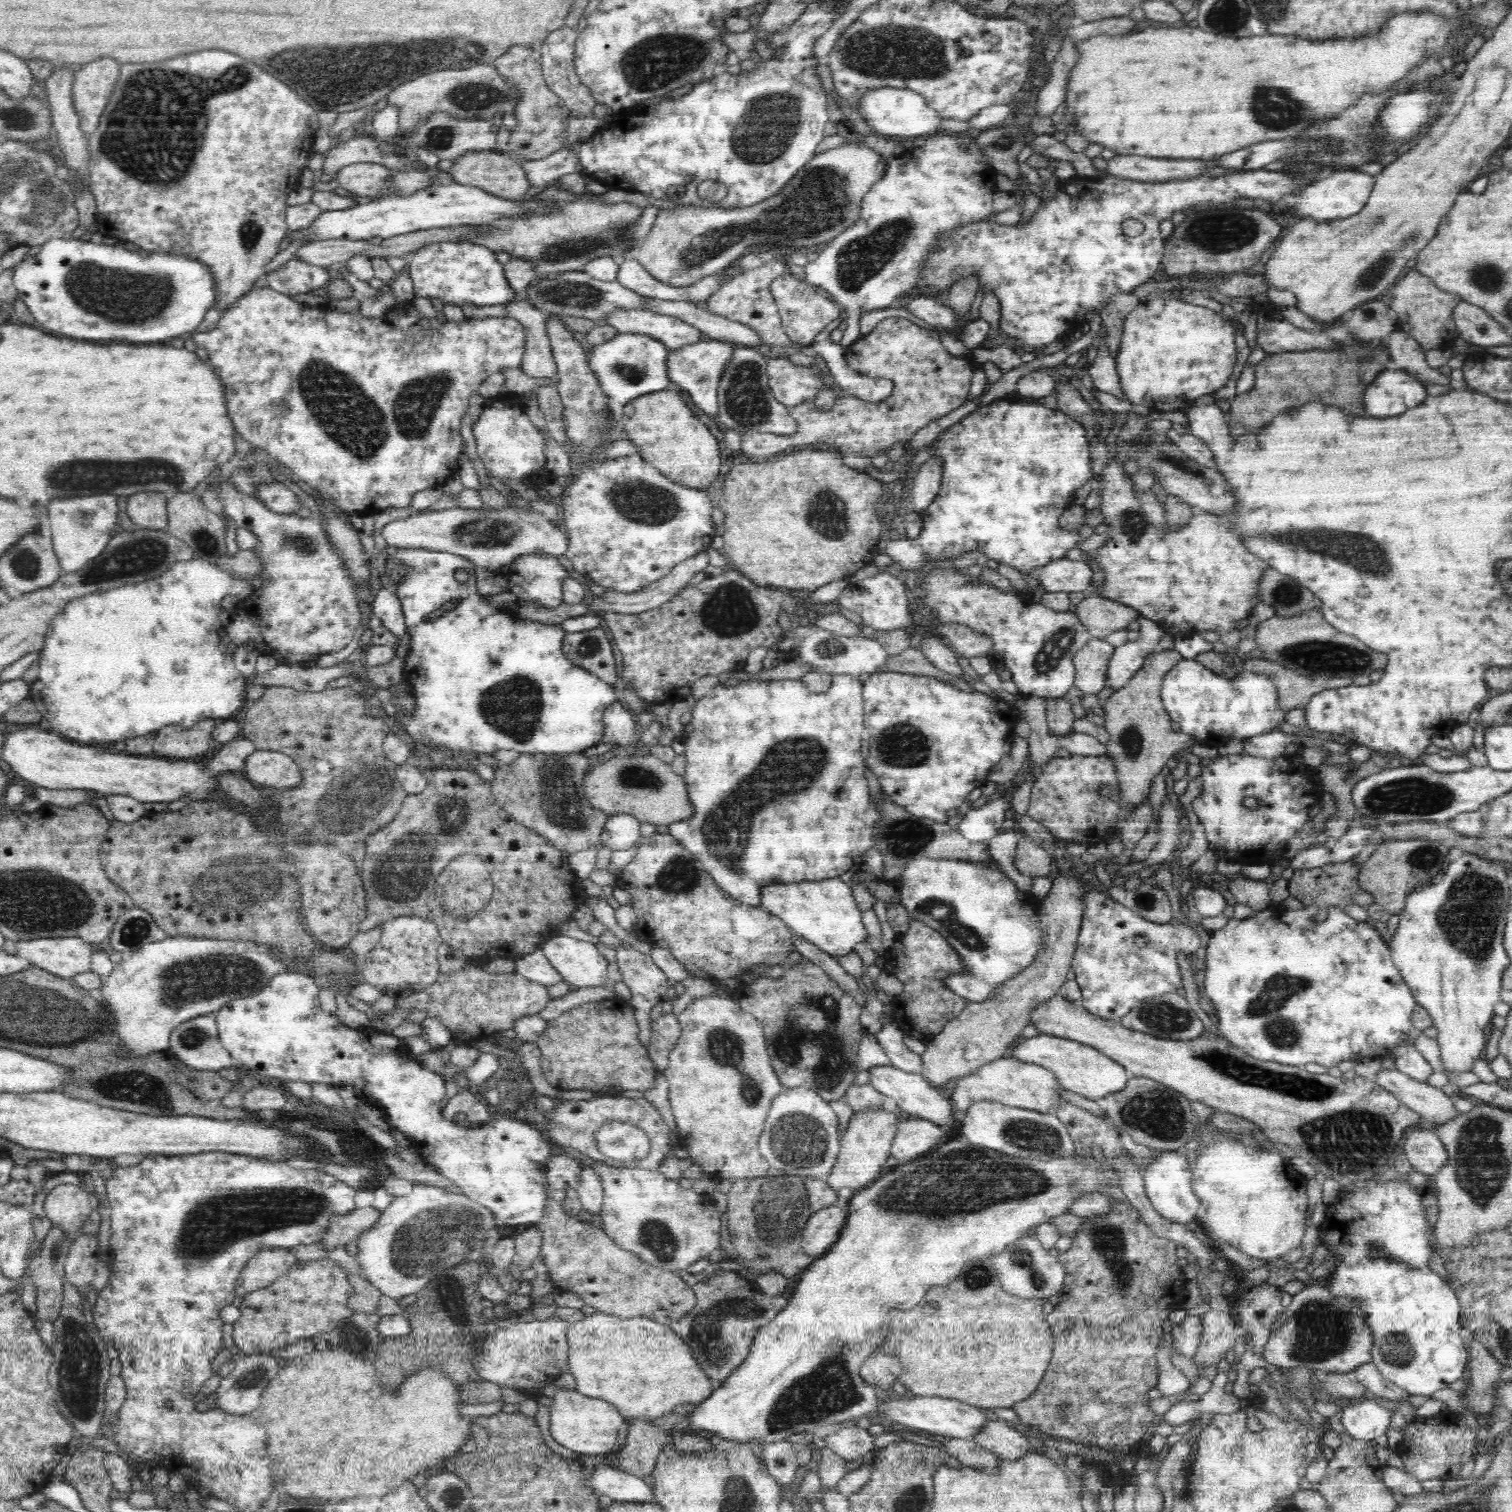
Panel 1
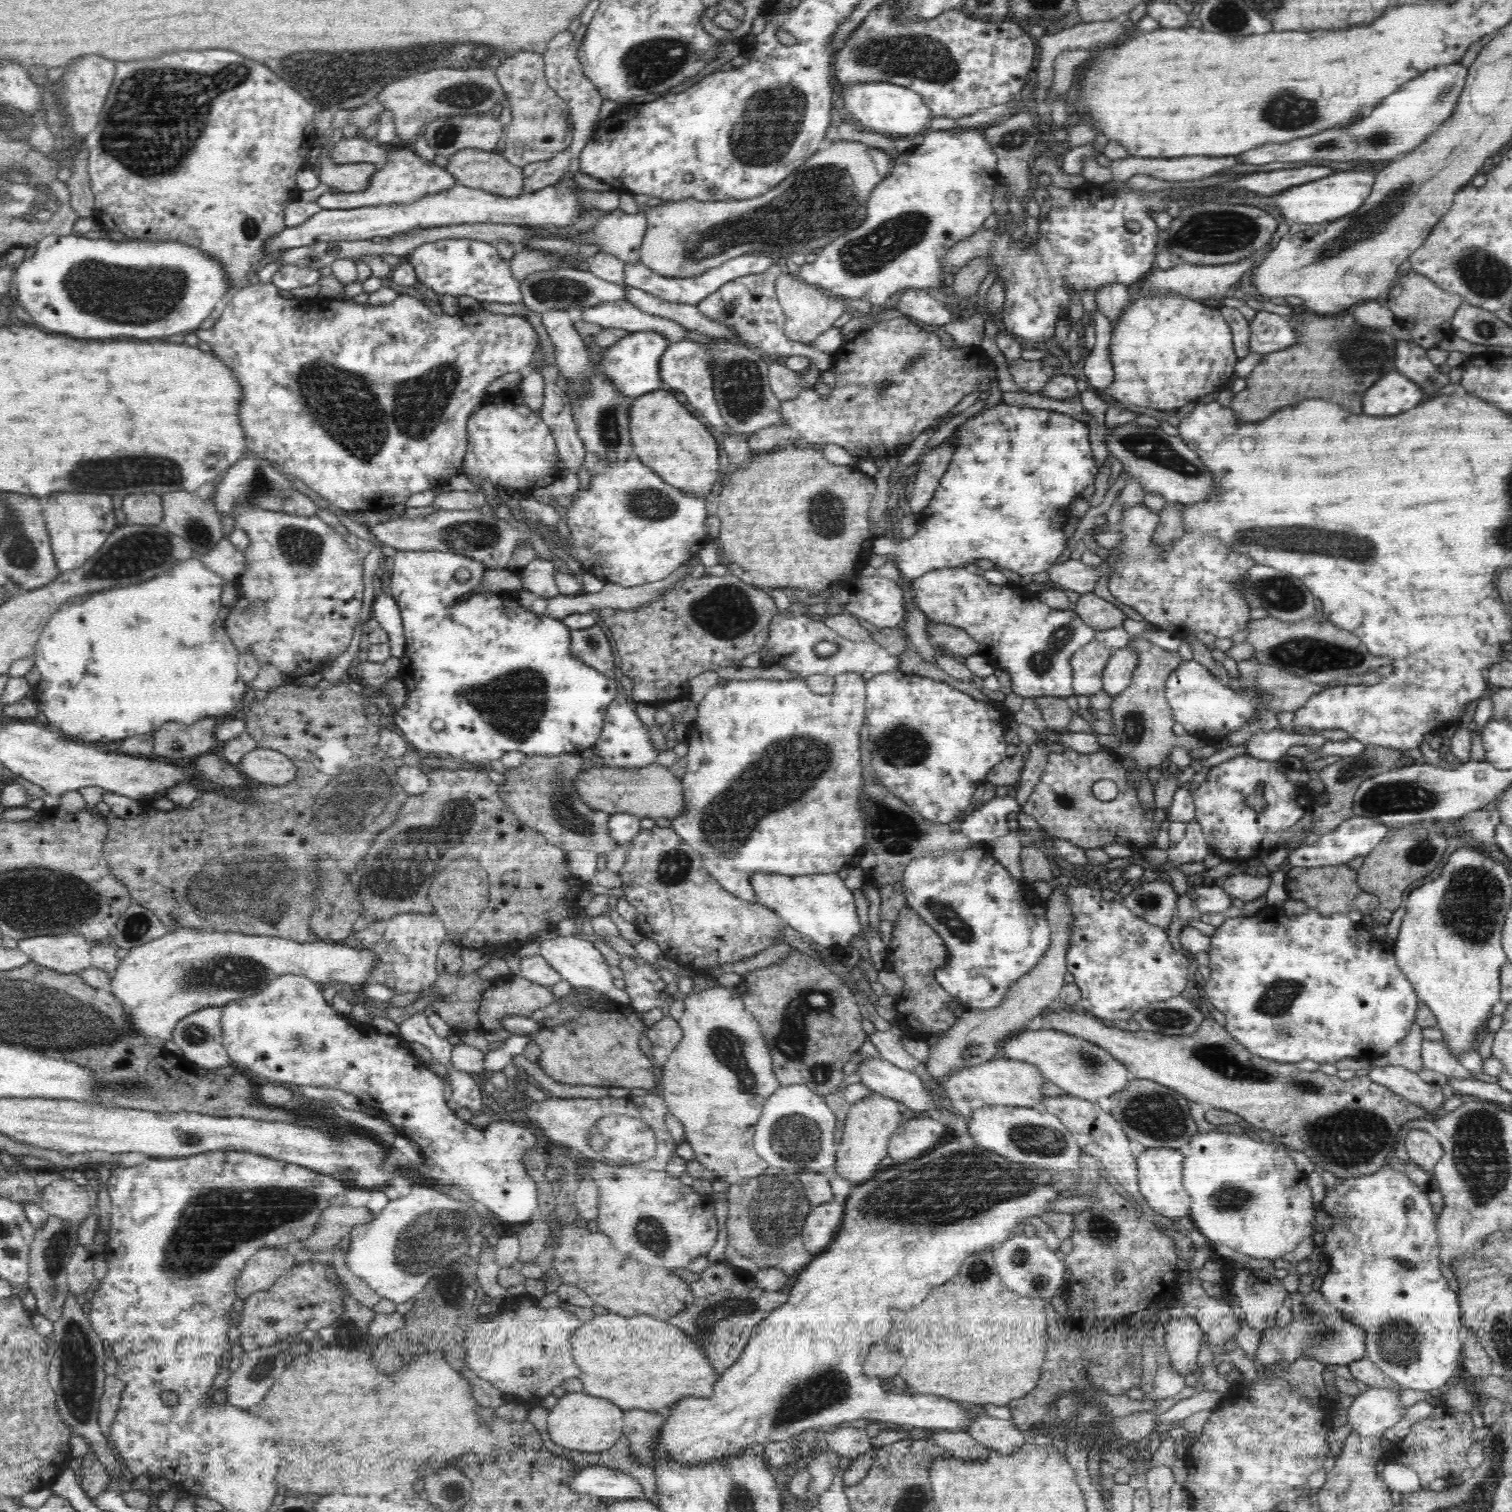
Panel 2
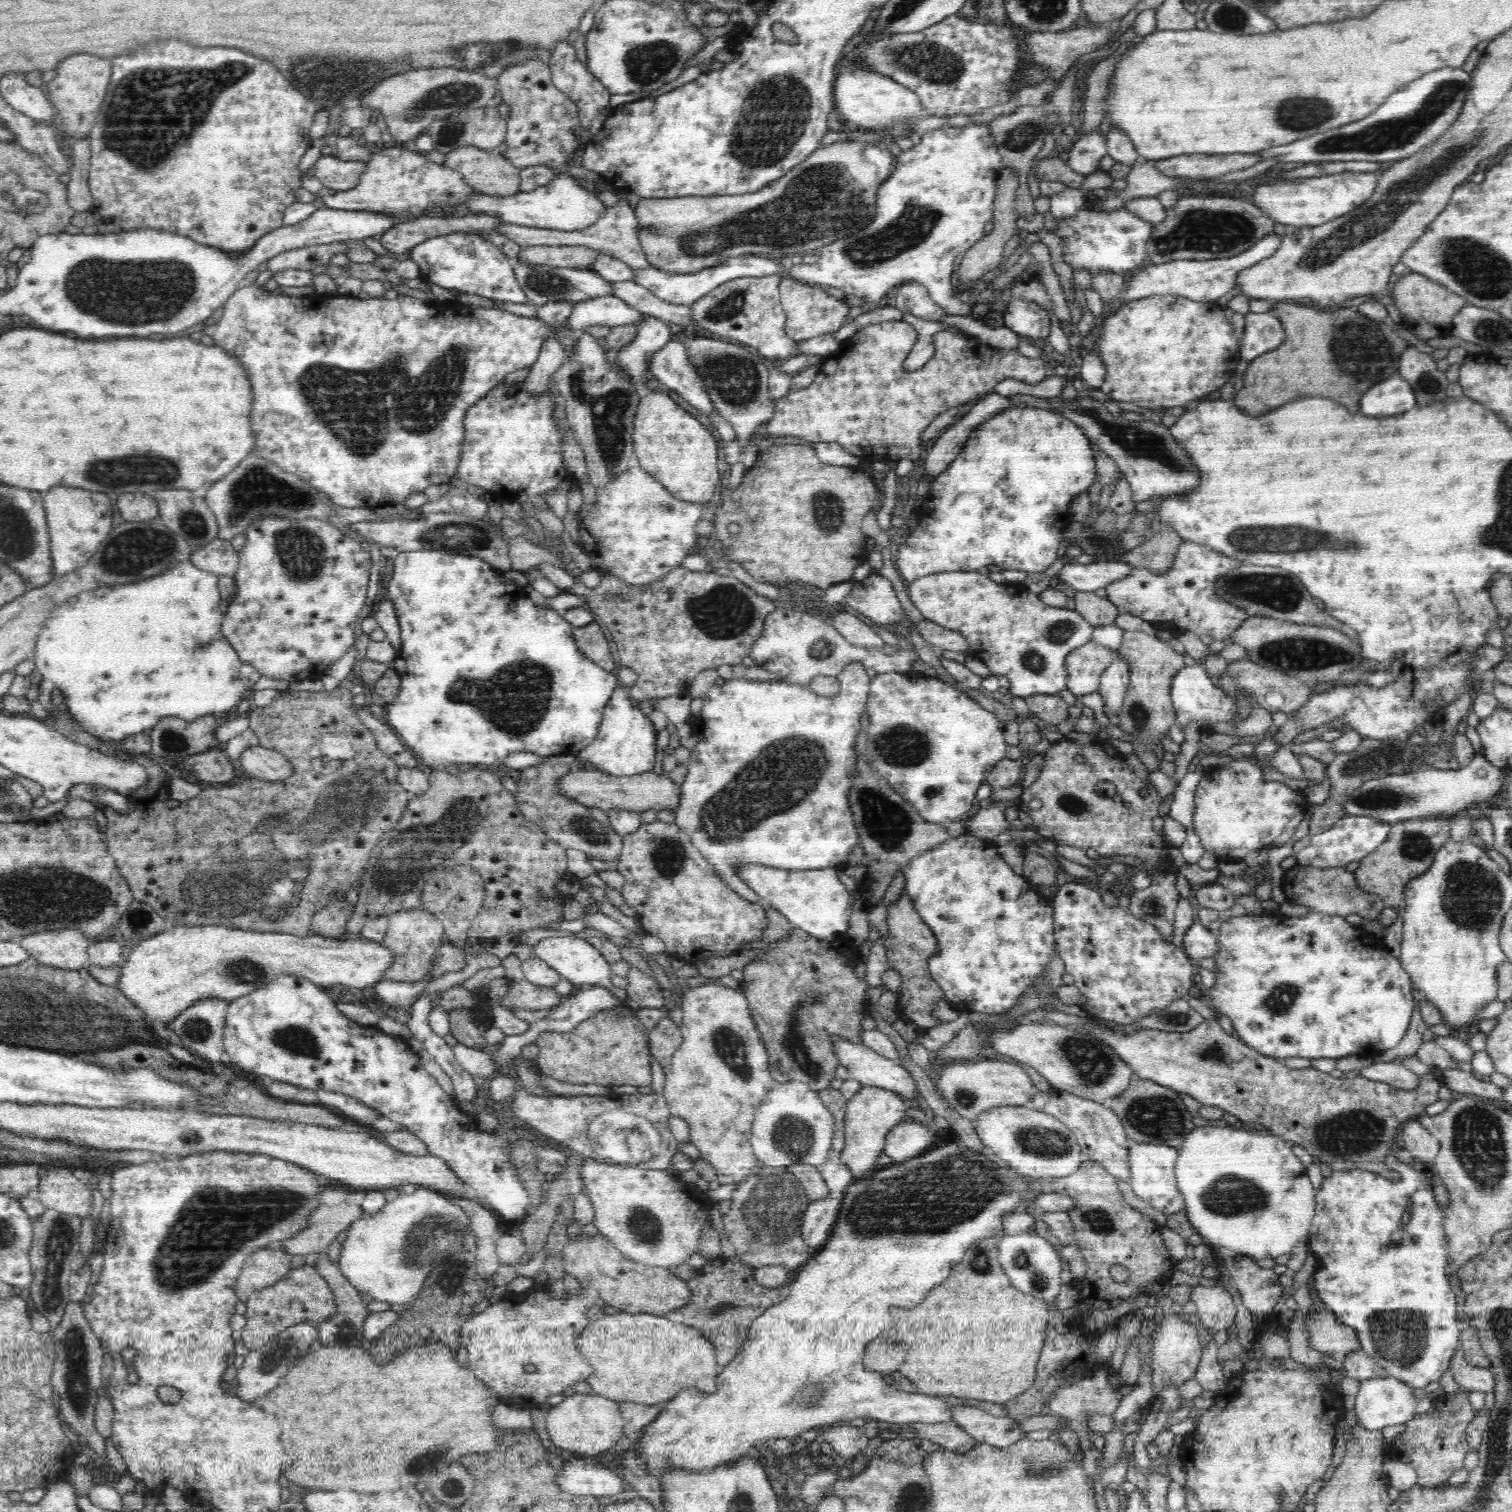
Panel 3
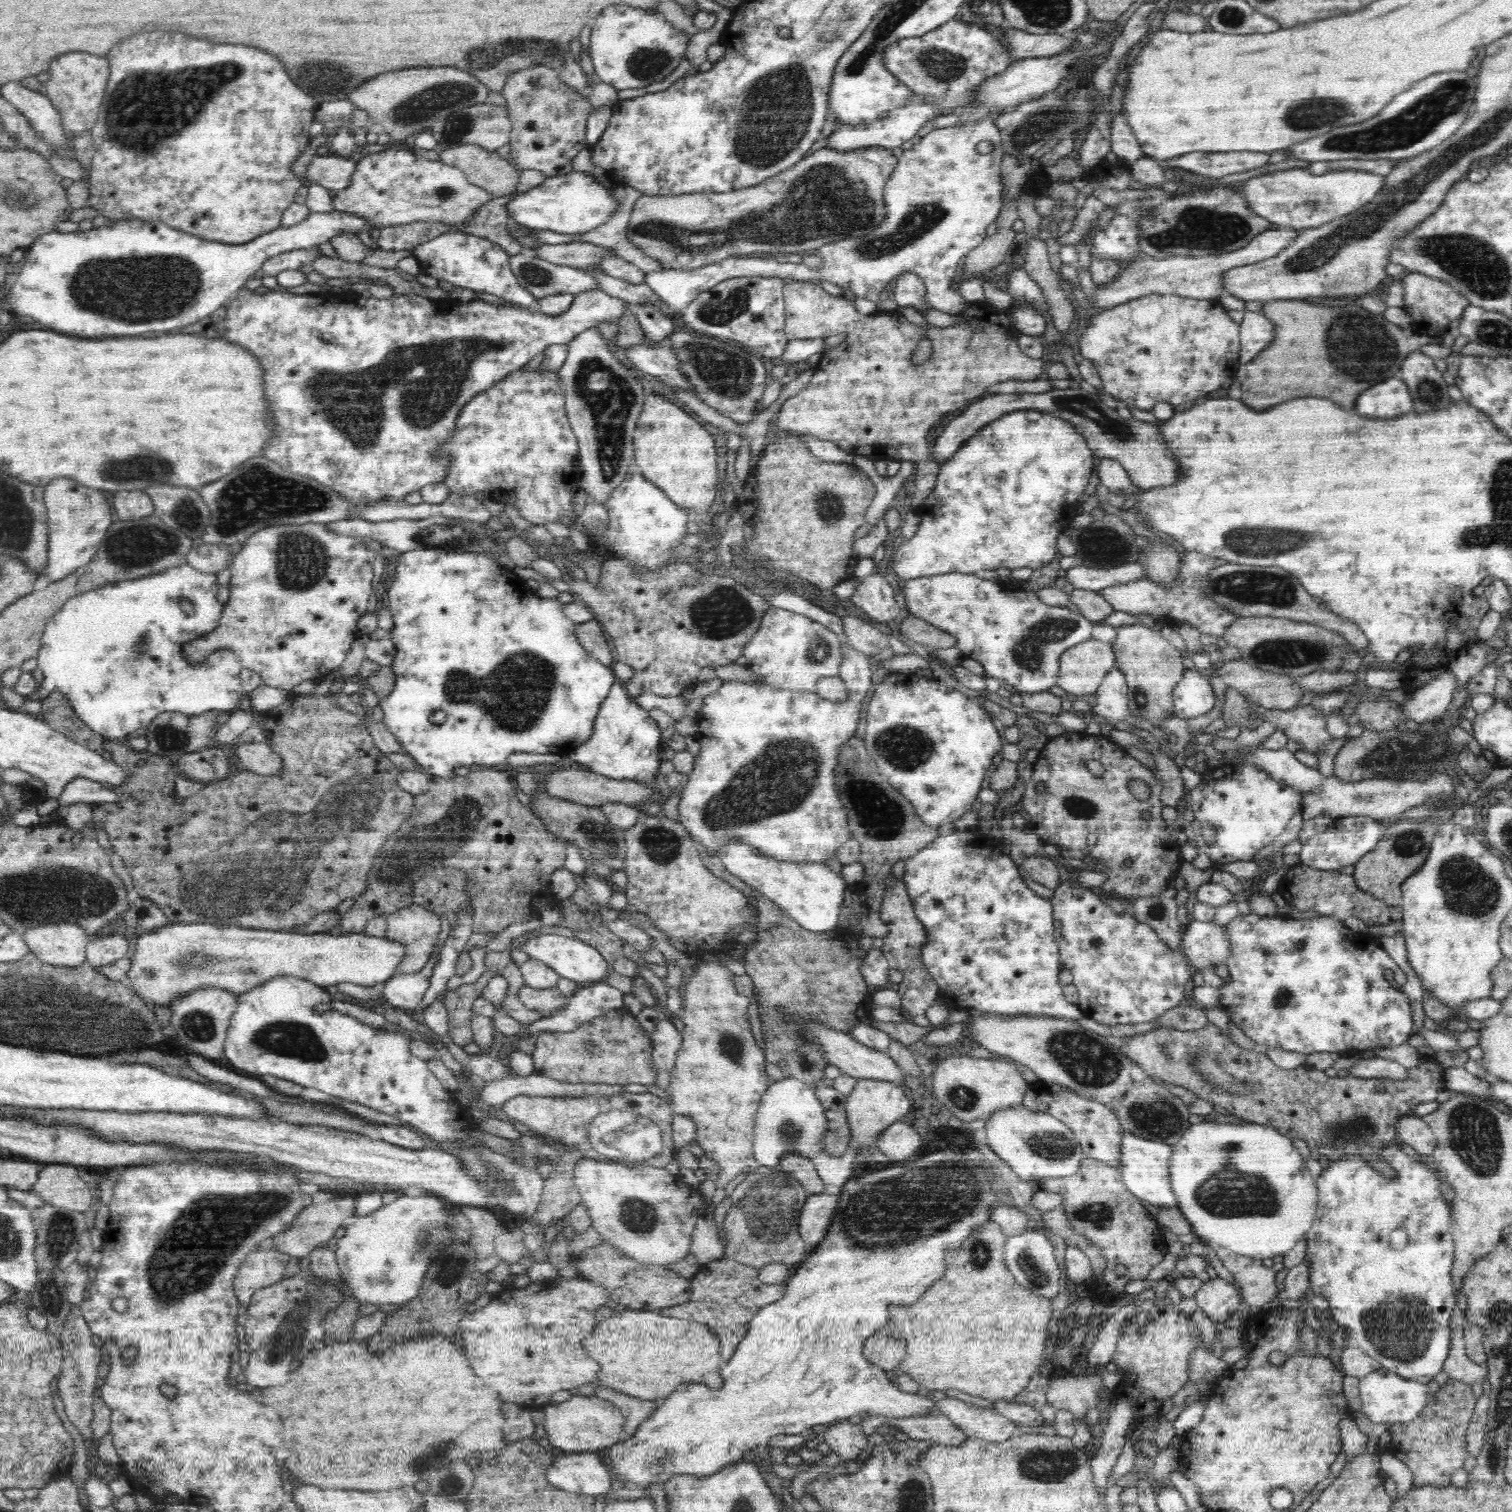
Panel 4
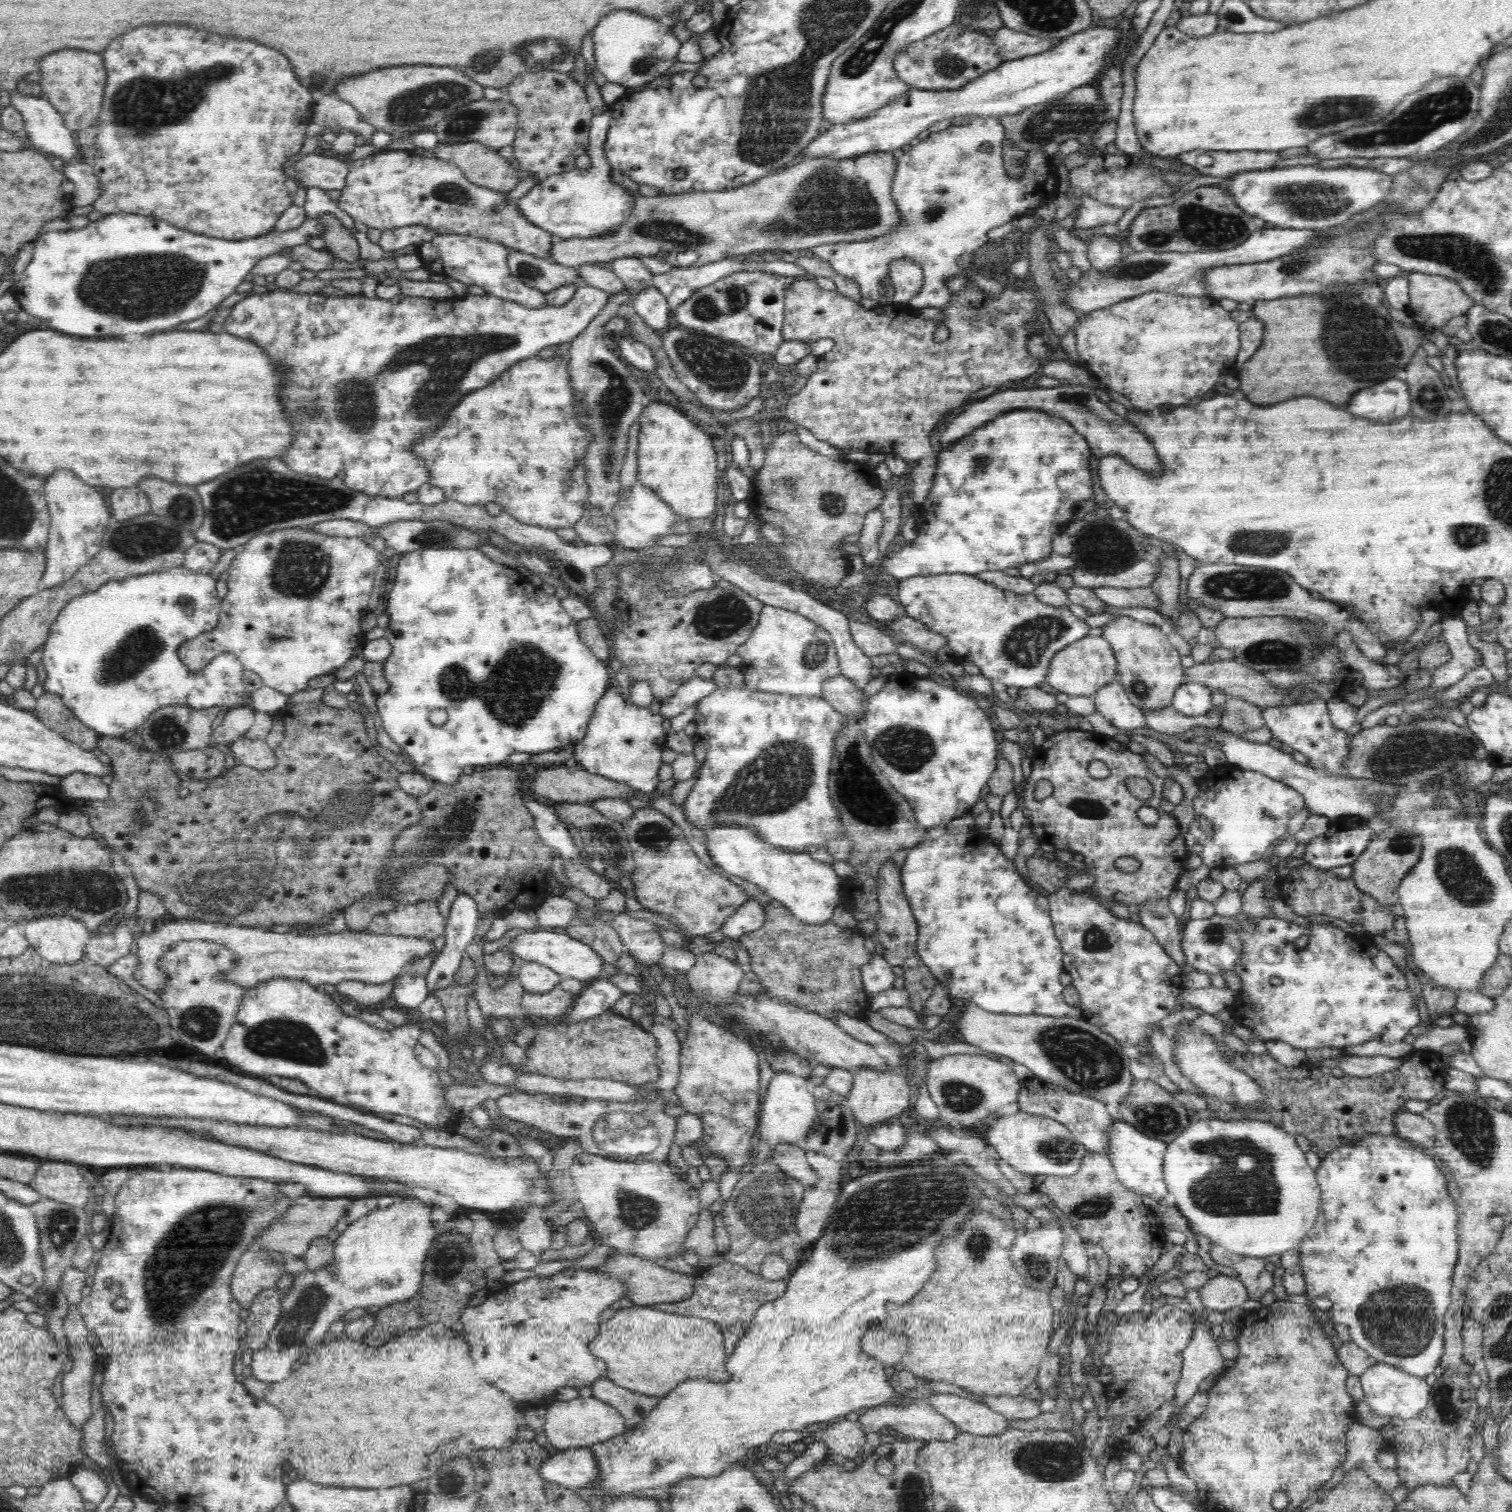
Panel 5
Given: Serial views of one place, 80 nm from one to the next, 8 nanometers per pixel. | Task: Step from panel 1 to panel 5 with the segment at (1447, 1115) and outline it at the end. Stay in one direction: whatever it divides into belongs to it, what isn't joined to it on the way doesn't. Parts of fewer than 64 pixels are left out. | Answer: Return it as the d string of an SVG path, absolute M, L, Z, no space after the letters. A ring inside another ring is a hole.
M1341 1056L1336 1059L1338 1068L1351 1077L1371 1077L1400 1068L1401 1060L1388 1056Z

